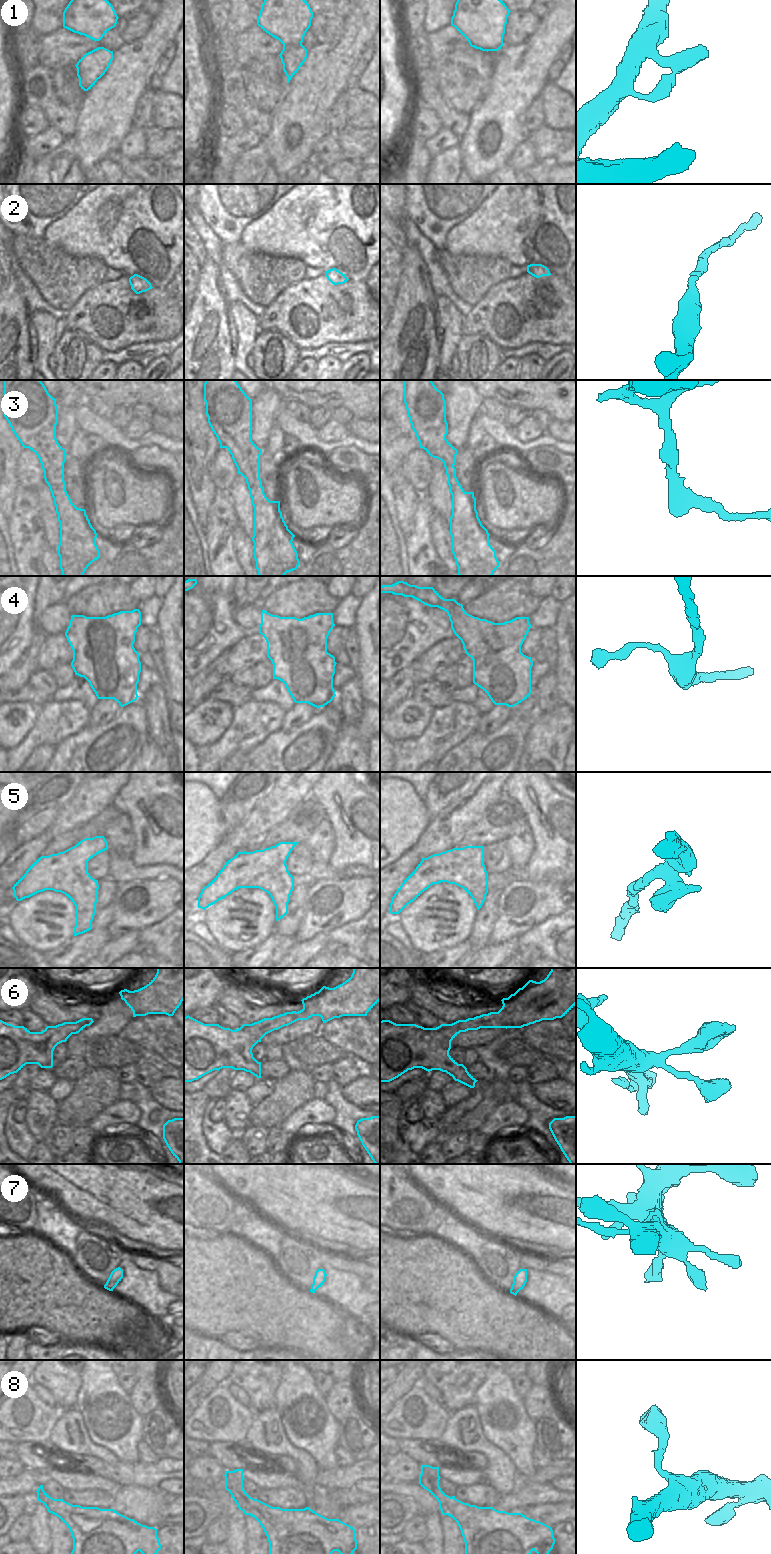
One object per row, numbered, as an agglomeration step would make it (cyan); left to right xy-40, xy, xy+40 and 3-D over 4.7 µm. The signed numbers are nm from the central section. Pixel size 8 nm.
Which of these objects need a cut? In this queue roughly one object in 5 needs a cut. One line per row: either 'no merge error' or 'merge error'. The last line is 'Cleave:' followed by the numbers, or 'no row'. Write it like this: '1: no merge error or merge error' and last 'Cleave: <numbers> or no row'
1: no merge error
2: no merge error
3: no merge error
4: no merge error
5: no merge error
6: no merge error
7: no merge error
8: no merge error
Cleave: no row

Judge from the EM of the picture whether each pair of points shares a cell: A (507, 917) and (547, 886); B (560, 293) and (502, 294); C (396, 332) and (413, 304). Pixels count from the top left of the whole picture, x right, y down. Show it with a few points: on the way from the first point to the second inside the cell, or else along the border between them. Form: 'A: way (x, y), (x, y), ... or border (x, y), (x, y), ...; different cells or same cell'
A: way (519, 917), (529, 913), (541, 898); same cell
B: way (546, 281), (534, 282), (522, 294), (517, 294); same cell
C: way (403, 325), (408, 311); same cell

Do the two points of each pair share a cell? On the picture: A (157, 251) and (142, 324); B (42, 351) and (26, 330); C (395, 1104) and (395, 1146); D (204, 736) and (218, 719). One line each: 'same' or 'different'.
A: different
B: different
C: same
D: same

